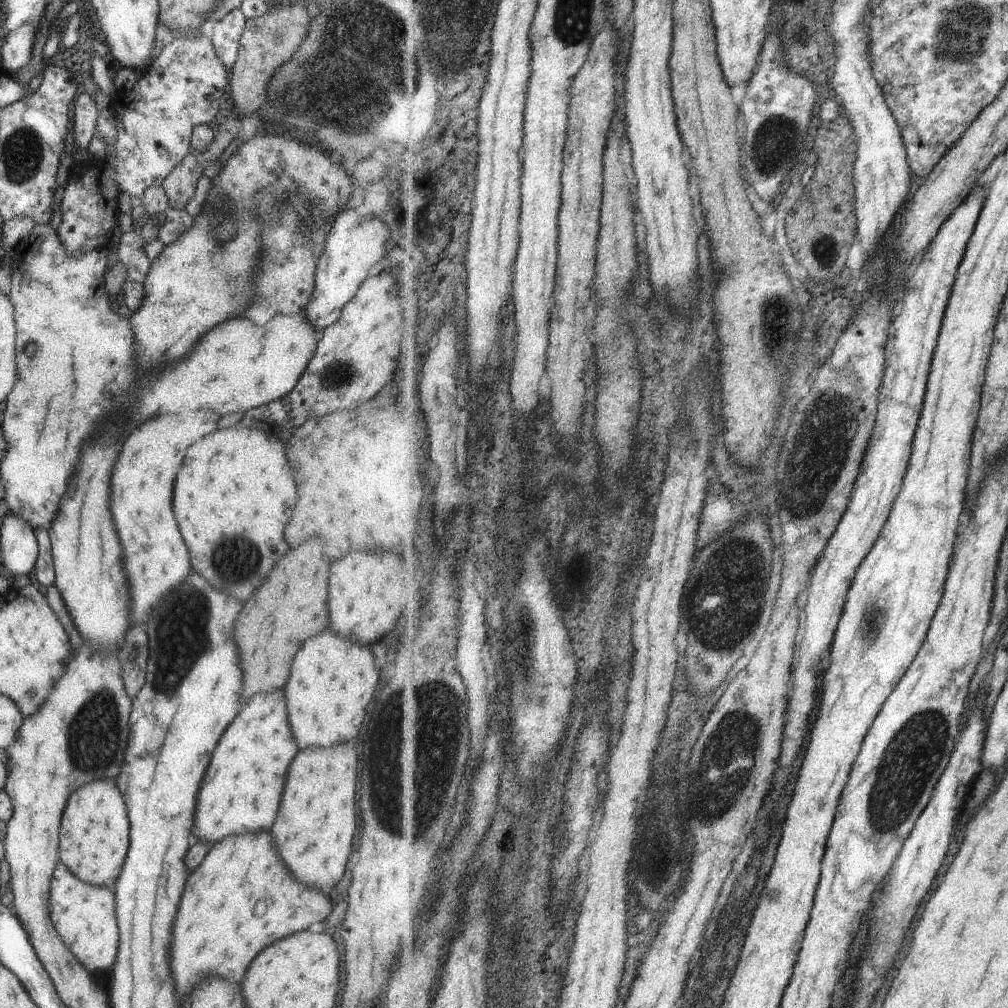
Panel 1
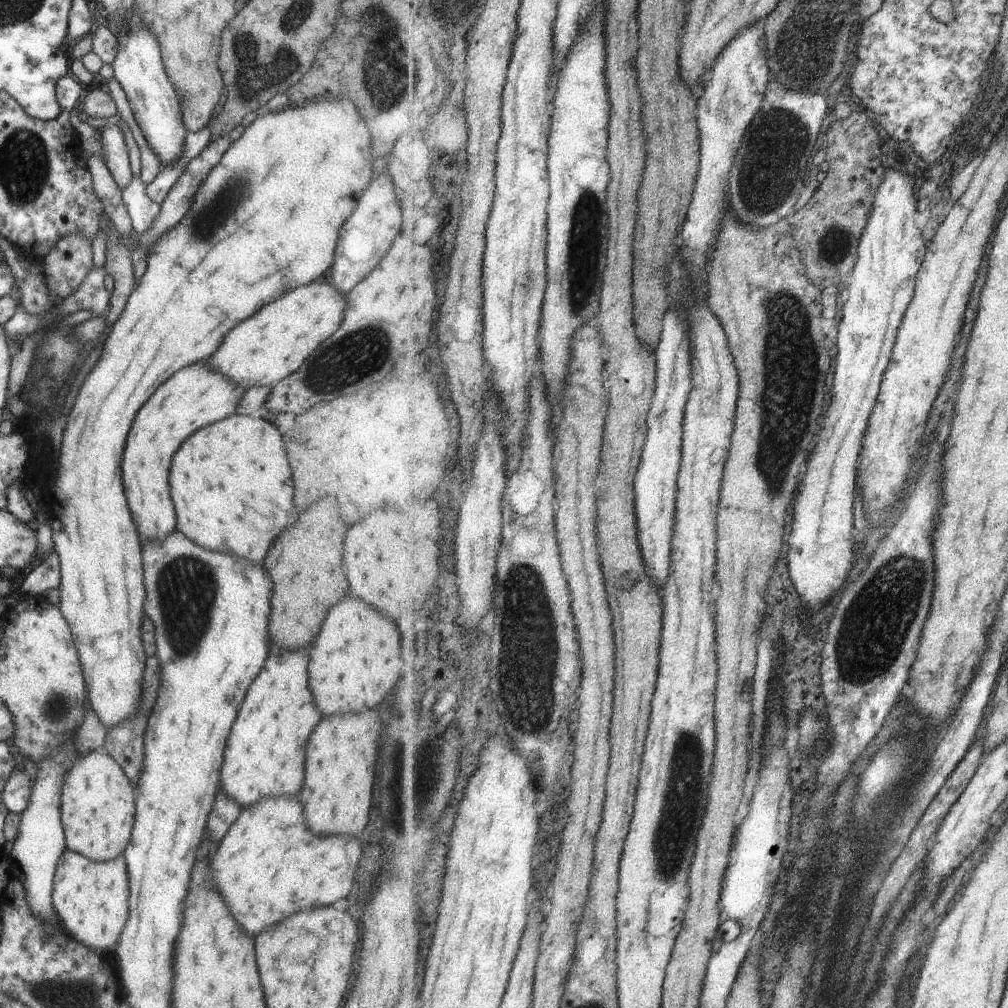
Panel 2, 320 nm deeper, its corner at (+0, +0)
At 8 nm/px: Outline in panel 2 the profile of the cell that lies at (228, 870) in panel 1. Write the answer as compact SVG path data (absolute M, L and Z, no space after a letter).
M264 796L243 807L209 864L211 878L237 922L257 934L285 916L313 906L331 904L351 890L361 846L347 836L315 836L303 826L301 804L295 796Z

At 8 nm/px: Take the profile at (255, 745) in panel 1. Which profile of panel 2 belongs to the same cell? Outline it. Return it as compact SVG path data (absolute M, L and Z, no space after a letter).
M271 648L261 672L246 688L247 694L225 744L223 766L220 766L219 789L241 808L271 794L285 796L299 792L303 784L305 742L319 722L319 710L307 688L307 648L295 652Z

